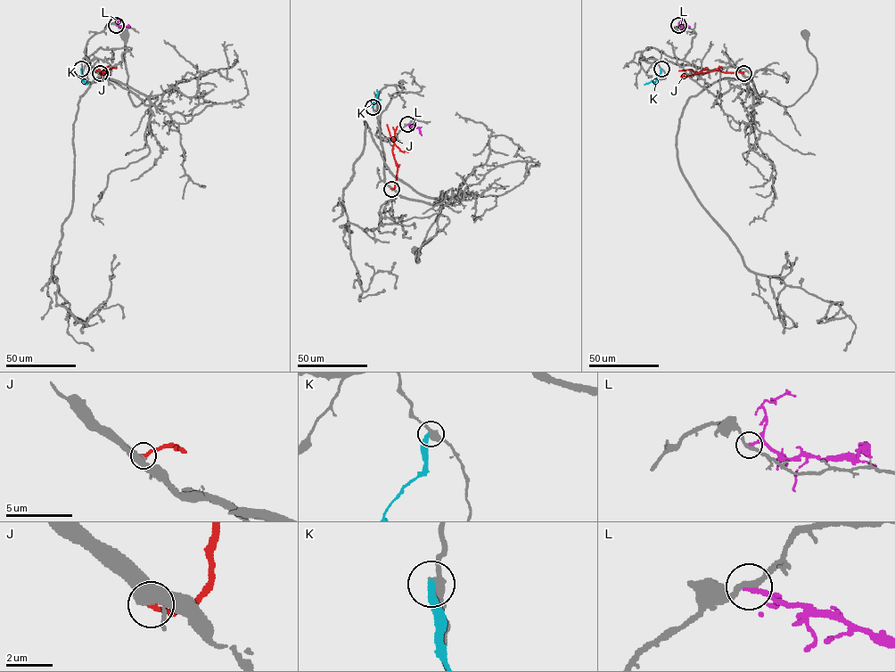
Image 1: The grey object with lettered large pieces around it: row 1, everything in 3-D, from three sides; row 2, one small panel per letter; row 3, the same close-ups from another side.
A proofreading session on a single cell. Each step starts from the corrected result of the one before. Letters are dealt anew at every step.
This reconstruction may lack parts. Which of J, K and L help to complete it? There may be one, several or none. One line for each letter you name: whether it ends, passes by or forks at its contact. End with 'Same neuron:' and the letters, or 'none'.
J: it ends
Same neuron: J

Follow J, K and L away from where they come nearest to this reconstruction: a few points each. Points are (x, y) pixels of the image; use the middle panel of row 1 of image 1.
J: (391, 189), (395, 187), (397, 166), (392, 151), (394, 143), (387, 124)
K: (373, 107), (377, 89)
L: (407, 124), (418, 127), (422, 135)

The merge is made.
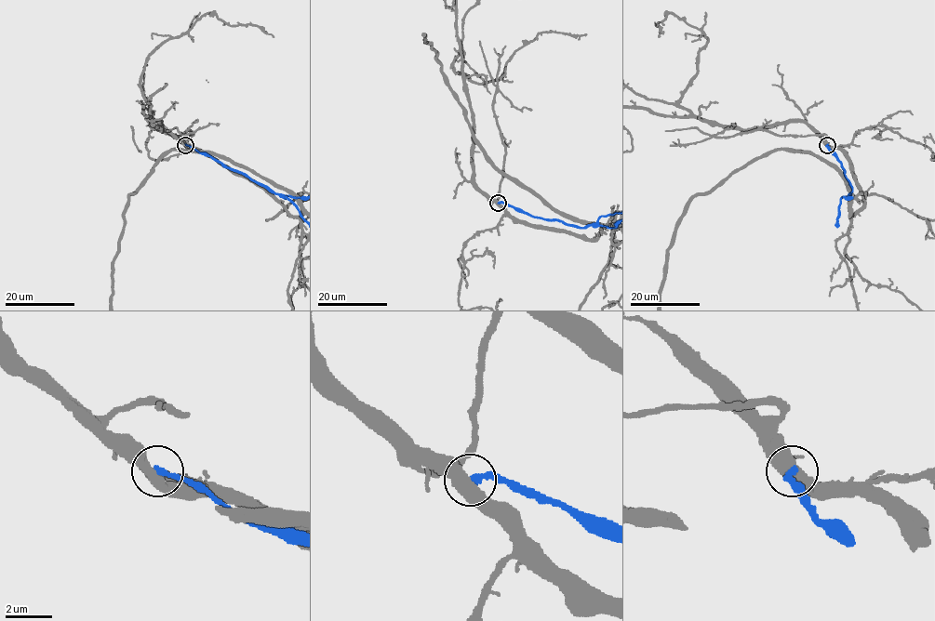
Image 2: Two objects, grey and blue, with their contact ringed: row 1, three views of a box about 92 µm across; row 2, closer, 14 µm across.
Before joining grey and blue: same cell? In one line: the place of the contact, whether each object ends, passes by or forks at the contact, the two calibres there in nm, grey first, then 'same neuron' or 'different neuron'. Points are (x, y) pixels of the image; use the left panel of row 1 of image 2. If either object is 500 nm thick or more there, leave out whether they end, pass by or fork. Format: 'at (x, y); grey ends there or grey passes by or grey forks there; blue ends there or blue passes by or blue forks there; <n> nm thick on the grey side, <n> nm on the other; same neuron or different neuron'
at (185, 145); 500 nm thick on the grey side, 240 nm on the other; different neuron

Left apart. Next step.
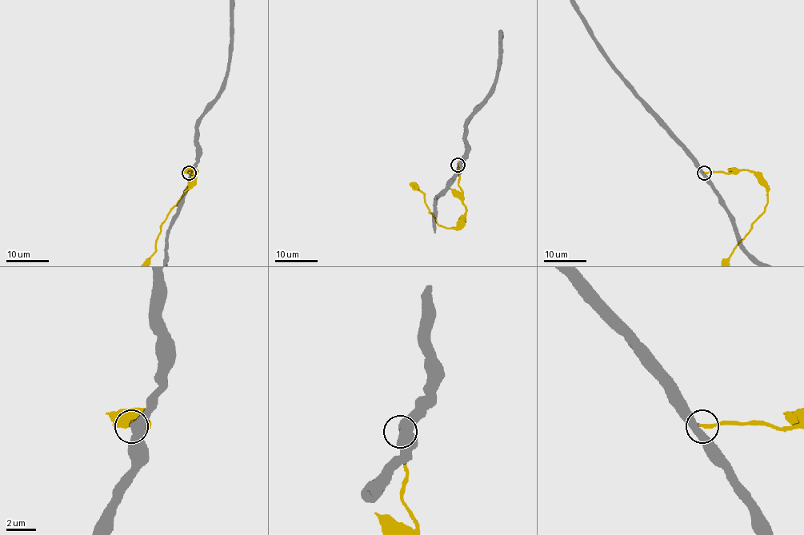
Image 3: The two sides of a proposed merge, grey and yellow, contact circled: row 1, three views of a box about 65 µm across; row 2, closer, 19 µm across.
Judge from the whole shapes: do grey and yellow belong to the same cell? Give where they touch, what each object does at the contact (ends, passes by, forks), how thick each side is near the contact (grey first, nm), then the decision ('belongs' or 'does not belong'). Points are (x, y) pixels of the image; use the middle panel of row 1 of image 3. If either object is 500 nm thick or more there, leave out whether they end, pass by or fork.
(458, 165) | grey passes by | yellow ends | 380/200 nm | belongs

